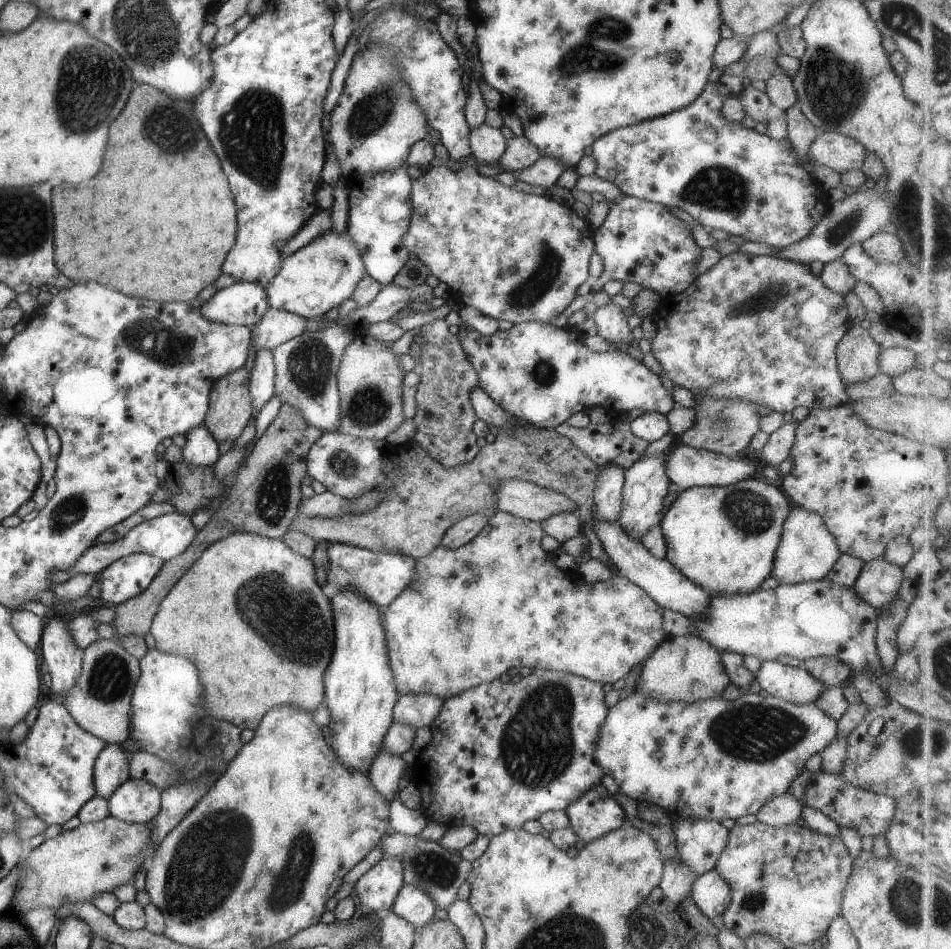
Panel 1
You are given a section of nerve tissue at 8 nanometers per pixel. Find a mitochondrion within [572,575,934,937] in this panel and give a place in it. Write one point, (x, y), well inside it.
(754, 733)

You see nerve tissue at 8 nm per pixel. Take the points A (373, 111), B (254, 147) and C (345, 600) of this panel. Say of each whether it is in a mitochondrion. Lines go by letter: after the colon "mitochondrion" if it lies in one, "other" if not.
A: mitochondrion
B: mitochondrion
C: other

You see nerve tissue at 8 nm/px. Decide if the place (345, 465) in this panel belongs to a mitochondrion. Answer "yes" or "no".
yes

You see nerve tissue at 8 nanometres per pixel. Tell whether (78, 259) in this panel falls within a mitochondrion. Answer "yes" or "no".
no

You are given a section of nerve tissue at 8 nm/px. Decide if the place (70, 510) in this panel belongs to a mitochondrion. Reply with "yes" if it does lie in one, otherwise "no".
yes

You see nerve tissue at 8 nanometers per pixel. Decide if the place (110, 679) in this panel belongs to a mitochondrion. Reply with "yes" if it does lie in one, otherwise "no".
yes

